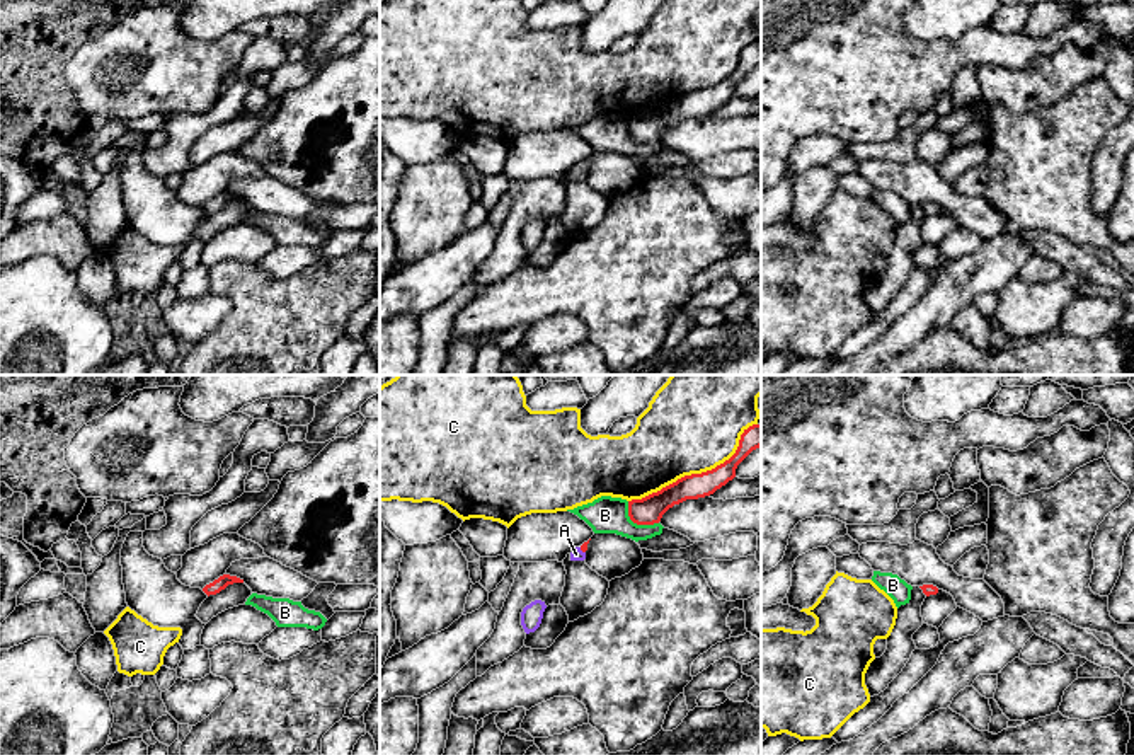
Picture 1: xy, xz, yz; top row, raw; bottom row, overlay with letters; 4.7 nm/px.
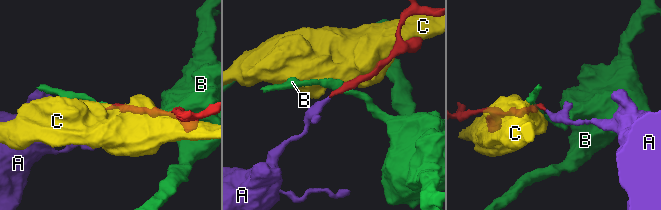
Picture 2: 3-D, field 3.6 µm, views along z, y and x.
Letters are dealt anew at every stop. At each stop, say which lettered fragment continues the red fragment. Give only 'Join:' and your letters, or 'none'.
Join: A

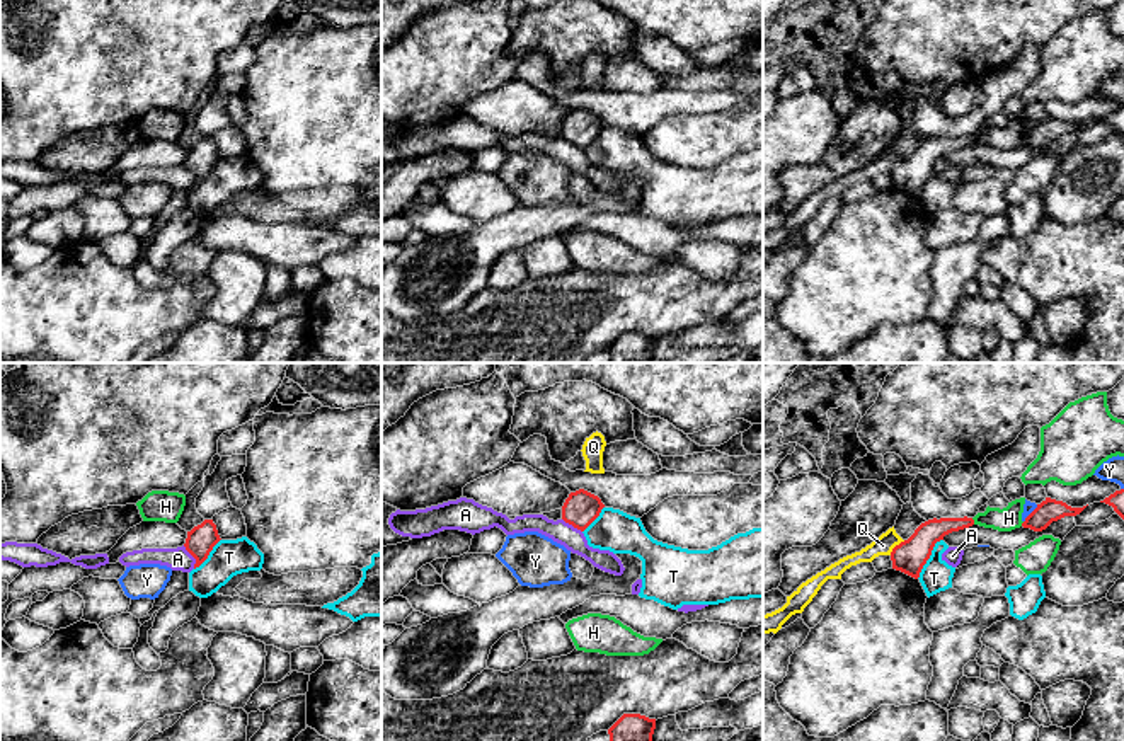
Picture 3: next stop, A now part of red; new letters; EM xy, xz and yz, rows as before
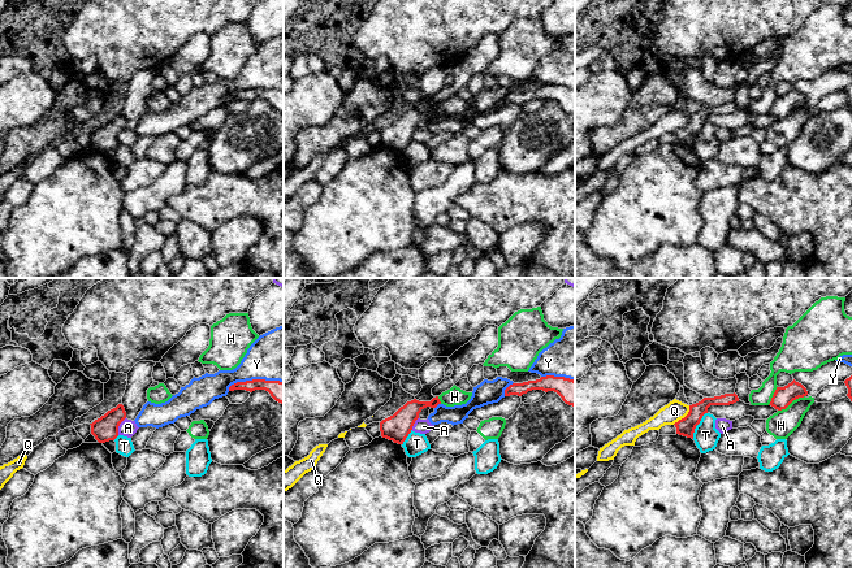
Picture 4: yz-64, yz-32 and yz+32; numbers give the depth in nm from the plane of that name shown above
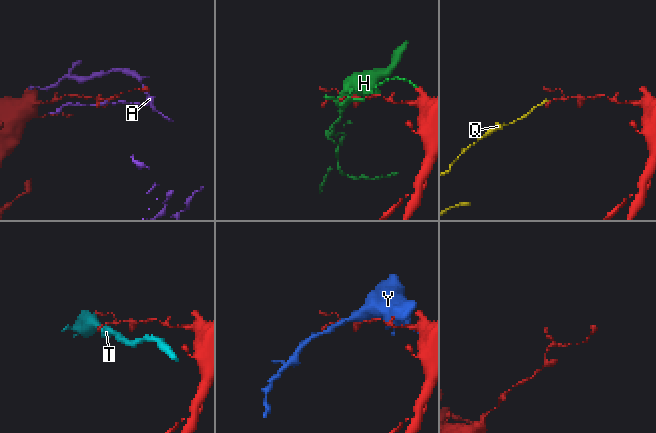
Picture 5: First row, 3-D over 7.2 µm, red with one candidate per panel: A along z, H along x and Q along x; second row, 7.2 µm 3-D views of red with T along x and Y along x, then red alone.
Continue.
Join: none

